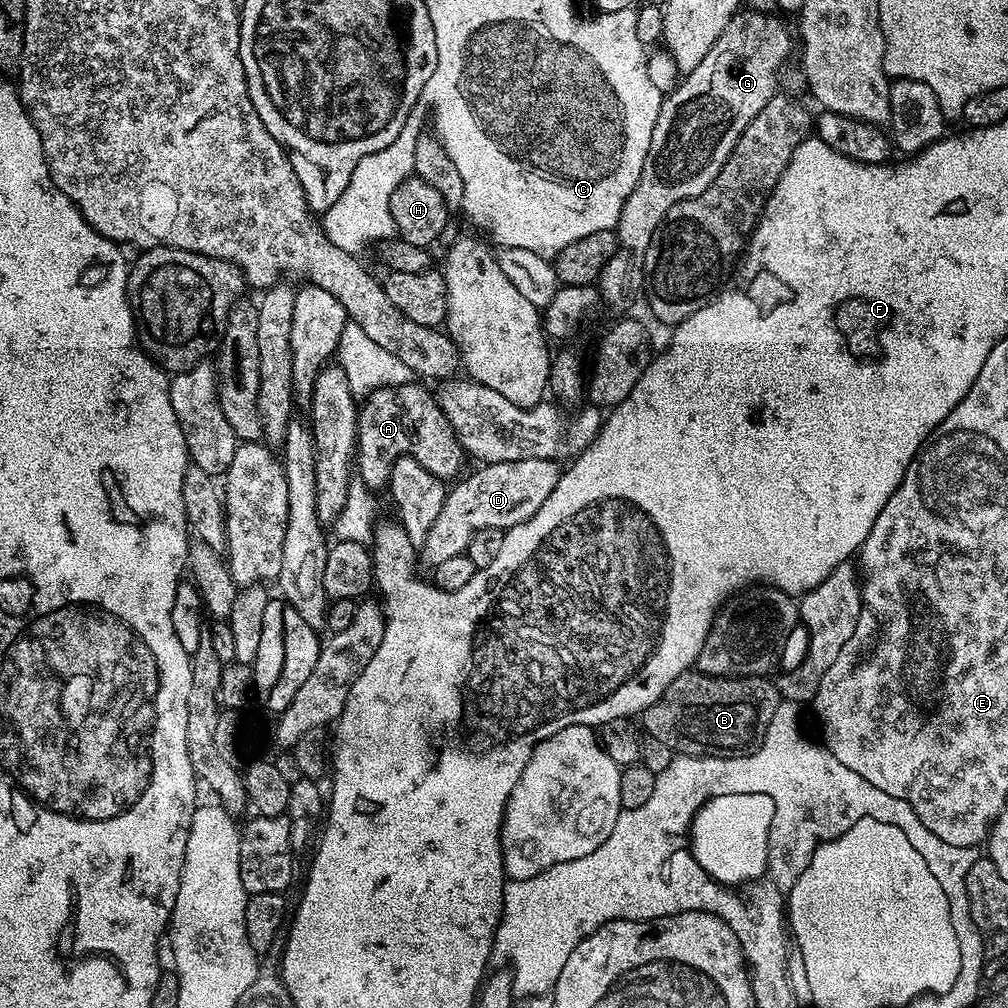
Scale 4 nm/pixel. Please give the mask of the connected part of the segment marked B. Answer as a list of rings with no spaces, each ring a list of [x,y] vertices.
[[[689,670],[679,676],[642,714],[642,728],[660,744],[676,754],[685,756],[731,756],[744,754],[764,739],[774,718],[774,710],[781,702],[775,683],[763,676],[711,676],[699,670]]]

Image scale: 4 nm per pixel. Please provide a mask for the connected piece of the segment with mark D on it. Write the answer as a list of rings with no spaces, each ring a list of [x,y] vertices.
[[[542,458],[484,464],[477,468],[480,468],[477,472],[457,479],[447,489],[438,519],[430,526],[430,534],[426,534],[426,542],[418,552],[423,563],[425,560],[429,566],[435,566],[446,562],[446,558],[465,555],[476,532],[487,528],[507,530],[526,522],[550,498],[550,490],[558,486],[562,471],[557,461]]]

